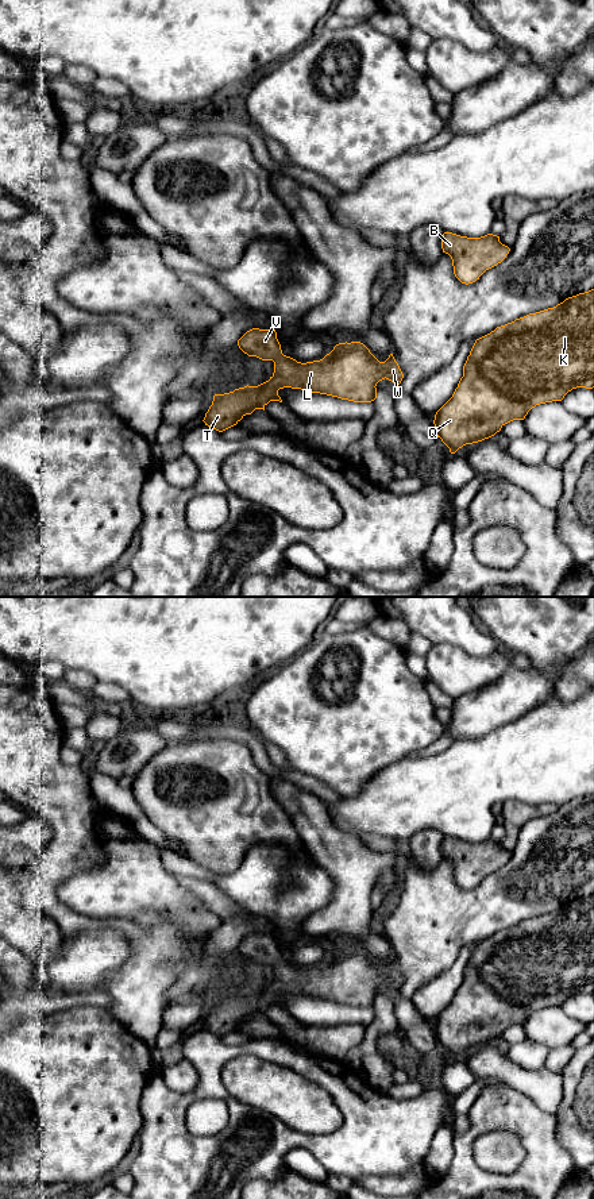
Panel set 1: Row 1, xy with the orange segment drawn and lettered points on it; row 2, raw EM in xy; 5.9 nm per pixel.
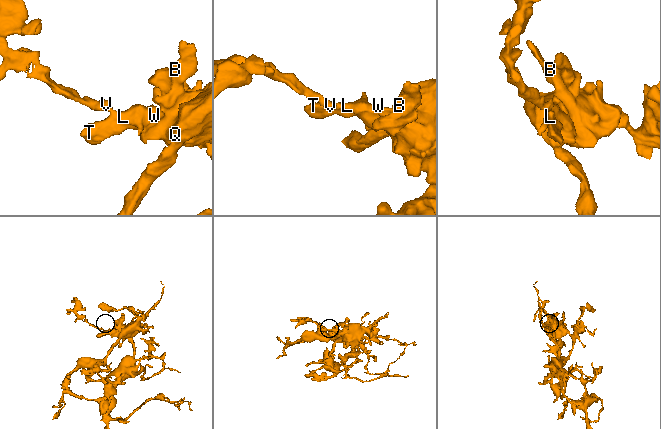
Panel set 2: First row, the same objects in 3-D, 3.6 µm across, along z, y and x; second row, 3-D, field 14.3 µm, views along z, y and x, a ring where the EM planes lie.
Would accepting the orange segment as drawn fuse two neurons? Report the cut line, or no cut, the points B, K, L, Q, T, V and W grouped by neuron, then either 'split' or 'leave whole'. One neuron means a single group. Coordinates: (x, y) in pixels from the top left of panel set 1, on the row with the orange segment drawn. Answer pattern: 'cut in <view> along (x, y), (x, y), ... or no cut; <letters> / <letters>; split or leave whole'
no cut; B K L Q T V W; leave whole

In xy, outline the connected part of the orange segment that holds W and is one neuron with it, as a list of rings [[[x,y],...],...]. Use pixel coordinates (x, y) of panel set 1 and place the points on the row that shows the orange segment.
[[[252,328],[239,340],[239,348],[248,356],[274,362],[269,381],[244,386],[224,394],[215,394],[204,423],[223,432],[236,425],[246,415],[263,409],[270,401],[282,402],[278,390],[301,389],[354,402],[377,398],[377,383],[389,379],[400,385],[404,374],[393,354],[379,362],[360,342],[339,343],[320,361],[301,363],[282,354],[275,329]]]

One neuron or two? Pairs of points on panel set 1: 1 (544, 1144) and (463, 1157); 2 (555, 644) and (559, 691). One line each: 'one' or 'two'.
1: one
2: two

